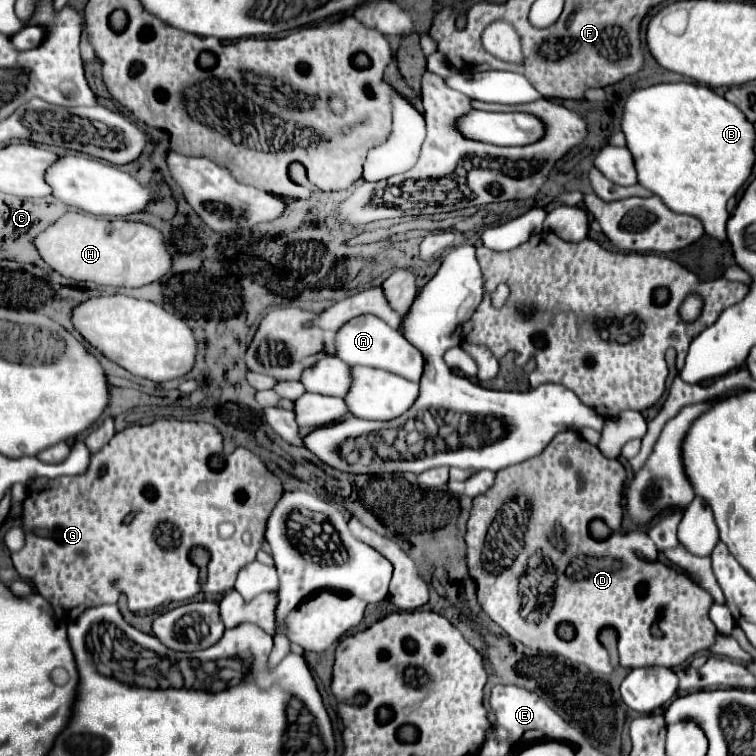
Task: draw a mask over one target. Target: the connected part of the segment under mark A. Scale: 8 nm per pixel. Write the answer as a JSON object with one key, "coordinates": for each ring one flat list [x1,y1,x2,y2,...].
{"coordinates":[[371,314,357,316,339,328,335,336,335,356,347,364,361,364,399,374,401,378,409,378,411,382,417,382,423,374,423,356,419,354,419,350,413,348,399,330,389,328,381,318]]}

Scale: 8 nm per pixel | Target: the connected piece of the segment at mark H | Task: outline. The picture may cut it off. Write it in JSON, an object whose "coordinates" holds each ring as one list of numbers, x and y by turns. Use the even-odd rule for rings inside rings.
{"coordinates":[[67,212,65,218,41,230,35,236,35,248,61,276,101,286,139,288,159,280,171,268,171,258,159,230,141,222,93,218,85,212]]}

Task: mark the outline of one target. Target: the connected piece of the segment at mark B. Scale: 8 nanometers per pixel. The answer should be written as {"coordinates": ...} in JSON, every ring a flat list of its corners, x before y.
{"coordinates":[[689,82,655,84,629,94,623,106,621,130,635,162,637,182,655,196,663,198,663,204,669,210,701,218,709,236,725,240,725,224,729,218,725,204,737,194,753,170,755,132,753,124,741,114,741,110,705,86]]}

